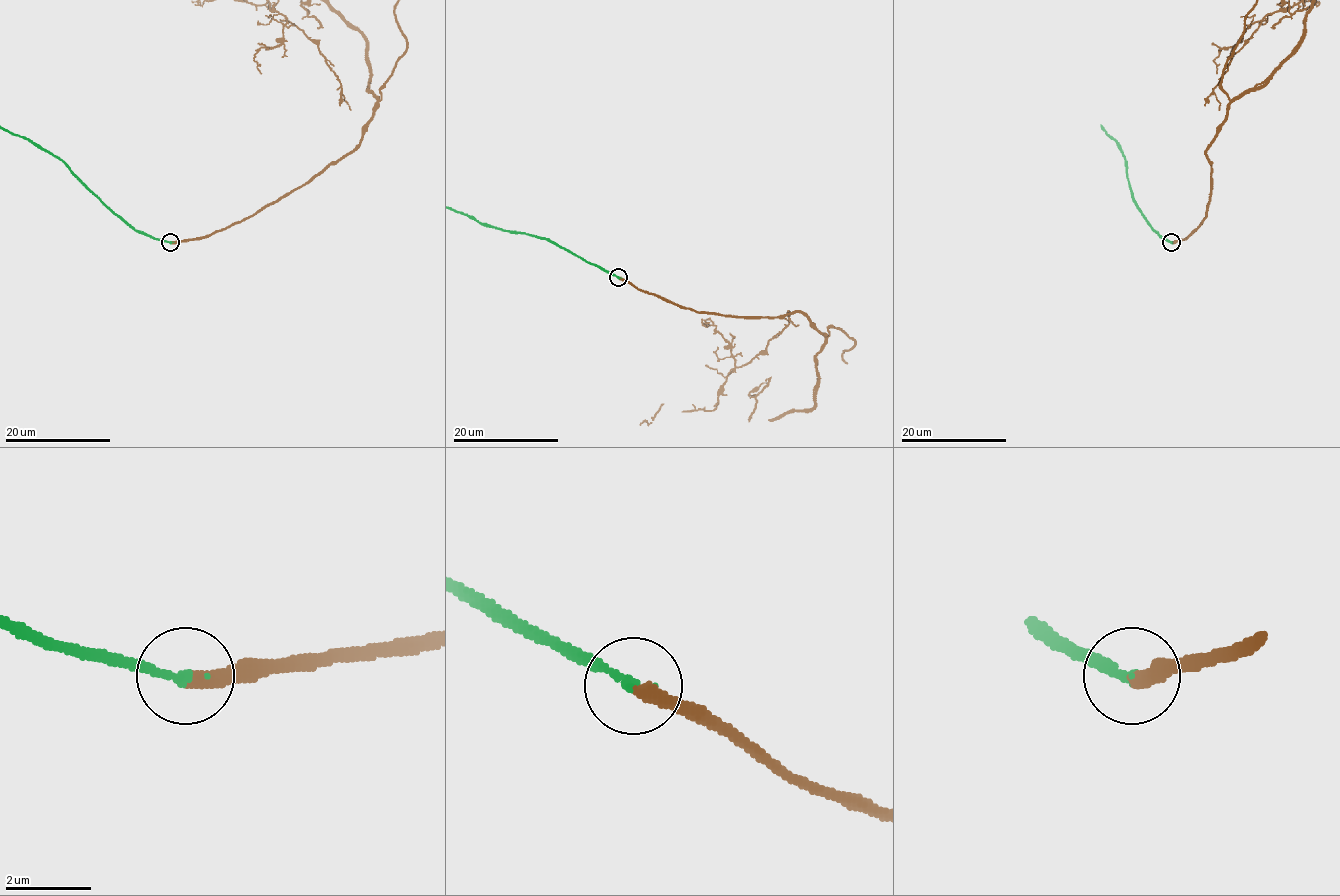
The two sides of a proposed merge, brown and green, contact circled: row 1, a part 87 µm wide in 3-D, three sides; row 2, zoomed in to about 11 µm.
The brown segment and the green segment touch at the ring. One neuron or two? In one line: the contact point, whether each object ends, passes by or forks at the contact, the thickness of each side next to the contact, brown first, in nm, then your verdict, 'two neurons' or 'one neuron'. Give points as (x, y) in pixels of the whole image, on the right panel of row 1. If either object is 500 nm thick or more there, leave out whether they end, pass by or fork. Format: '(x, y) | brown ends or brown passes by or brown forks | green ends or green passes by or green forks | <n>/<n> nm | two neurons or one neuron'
(1171, 242) | brown ends | green ends | 360/200 nm | one neuron

